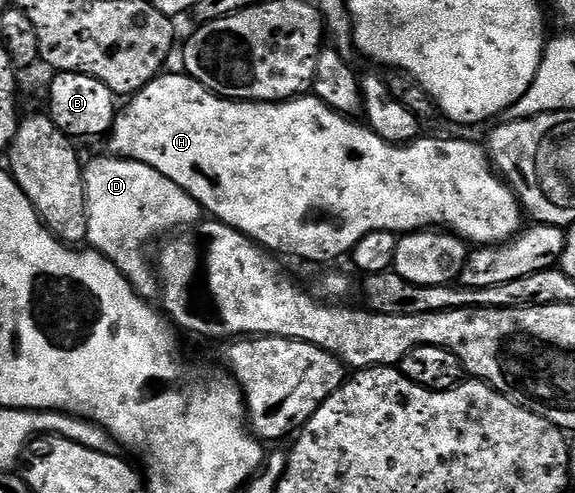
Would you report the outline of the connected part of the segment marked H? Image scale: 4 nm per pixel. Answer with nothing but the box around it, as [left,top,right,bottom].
[107,72,523,262]

